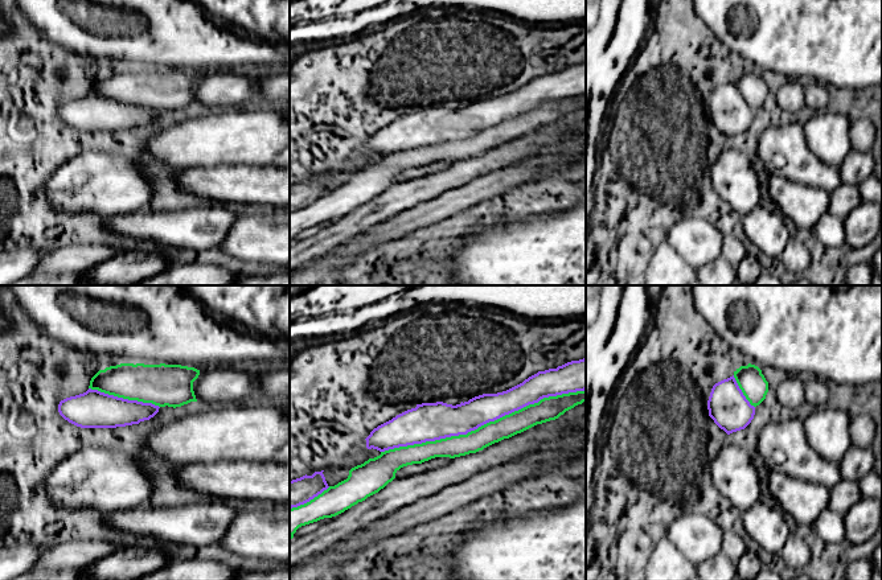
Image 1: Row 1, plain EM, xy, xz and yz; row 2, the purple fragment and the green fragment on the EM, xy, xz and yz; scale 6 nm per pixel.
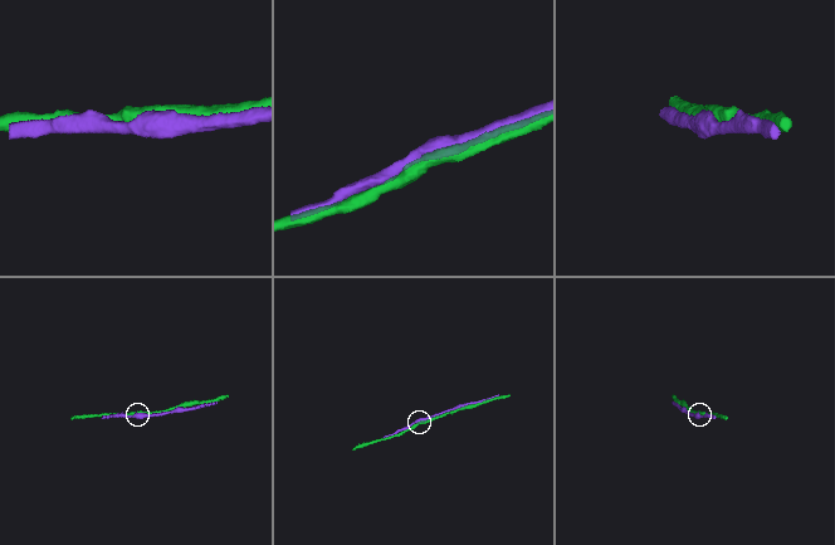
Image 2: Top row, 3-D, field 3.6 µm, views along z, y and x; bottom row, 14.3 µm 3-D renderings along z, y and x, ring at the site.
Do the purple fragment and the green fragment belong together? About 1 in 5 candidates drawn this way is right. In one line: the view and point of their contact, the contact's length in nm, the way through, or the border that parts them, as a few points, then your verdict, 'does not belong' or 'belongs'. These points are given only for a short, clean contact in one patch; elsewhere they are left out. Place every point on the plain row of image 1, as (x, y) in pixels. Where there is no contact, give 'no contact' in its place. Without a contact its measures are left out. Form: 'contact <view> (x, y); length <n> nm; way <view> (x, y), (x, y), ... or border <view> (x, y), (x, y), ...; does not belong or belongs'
contact xz (483, 128); length 1300 nm; does not belong

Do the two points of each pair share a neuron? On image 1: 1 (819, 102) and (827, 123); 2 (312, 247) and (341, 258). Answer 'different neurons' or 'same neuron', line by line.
1: different neurons
2: different neurons

